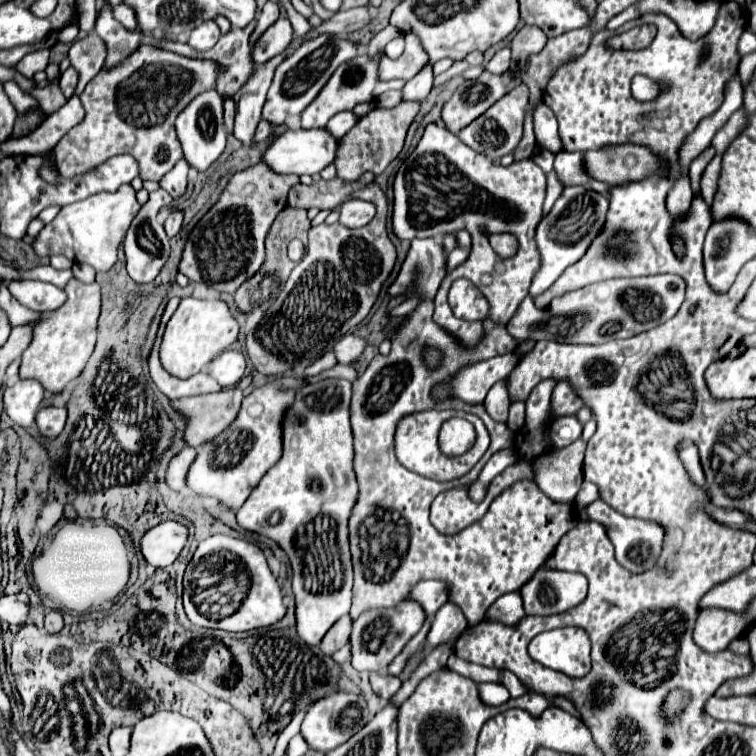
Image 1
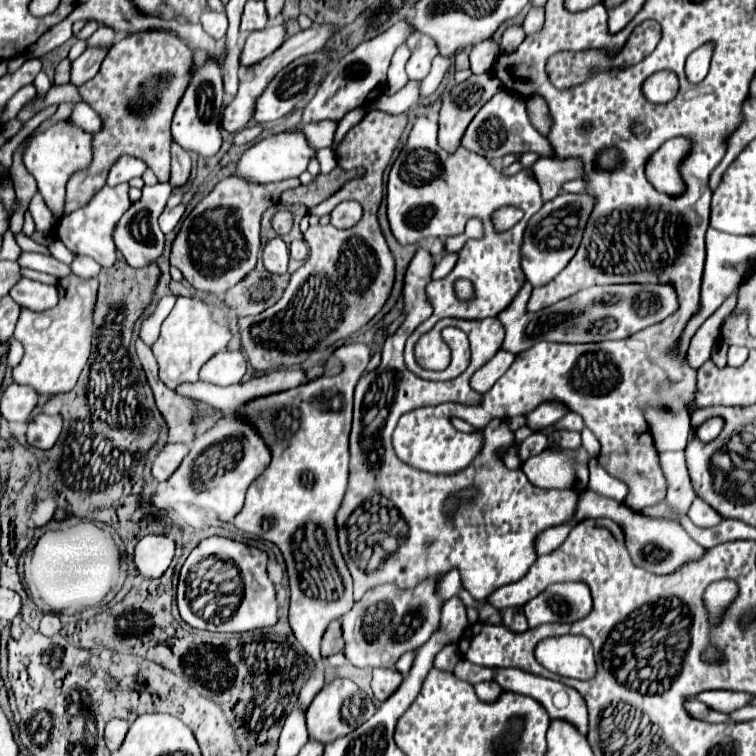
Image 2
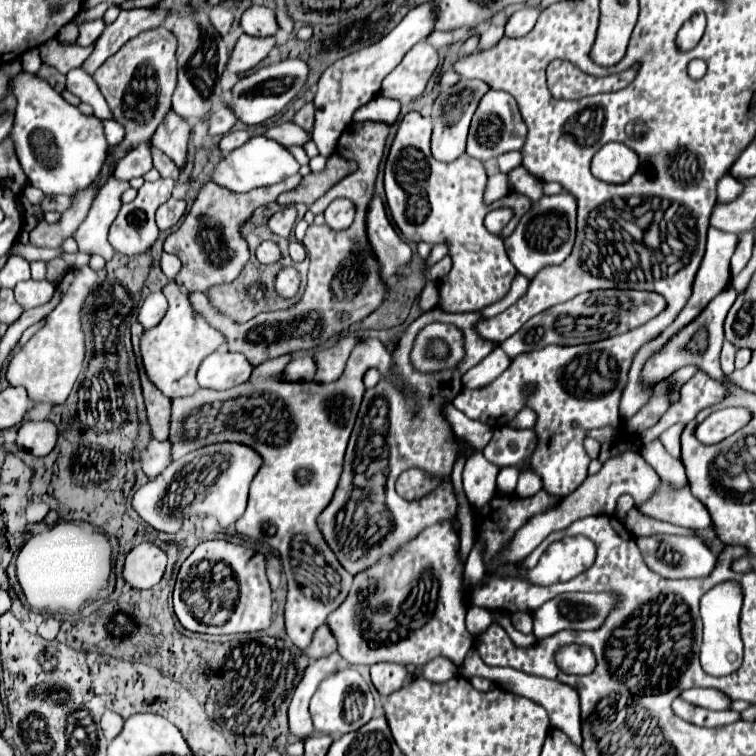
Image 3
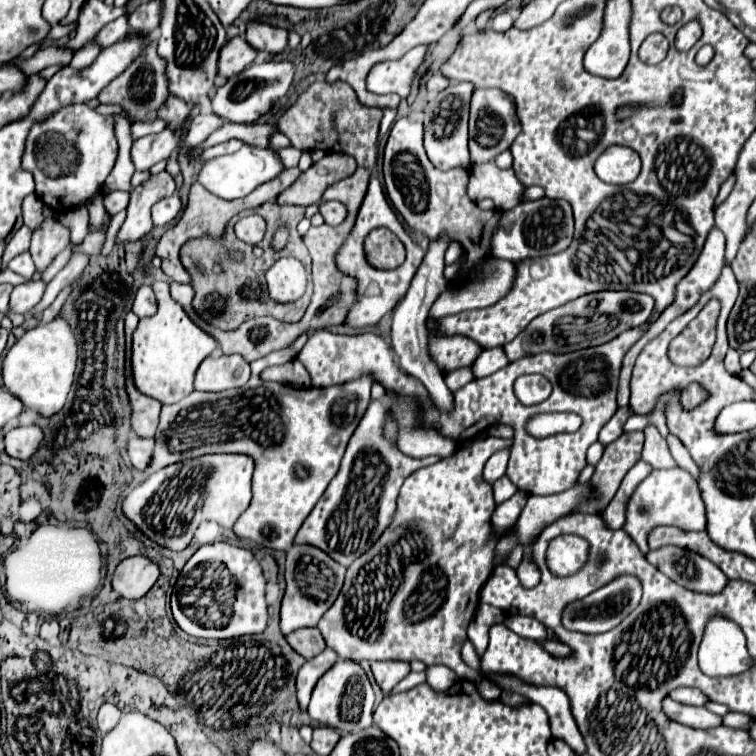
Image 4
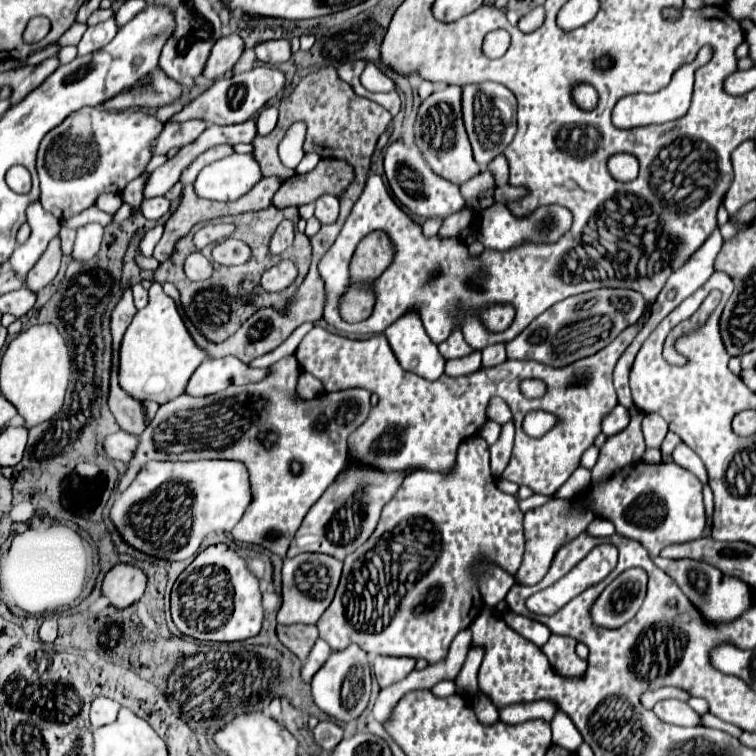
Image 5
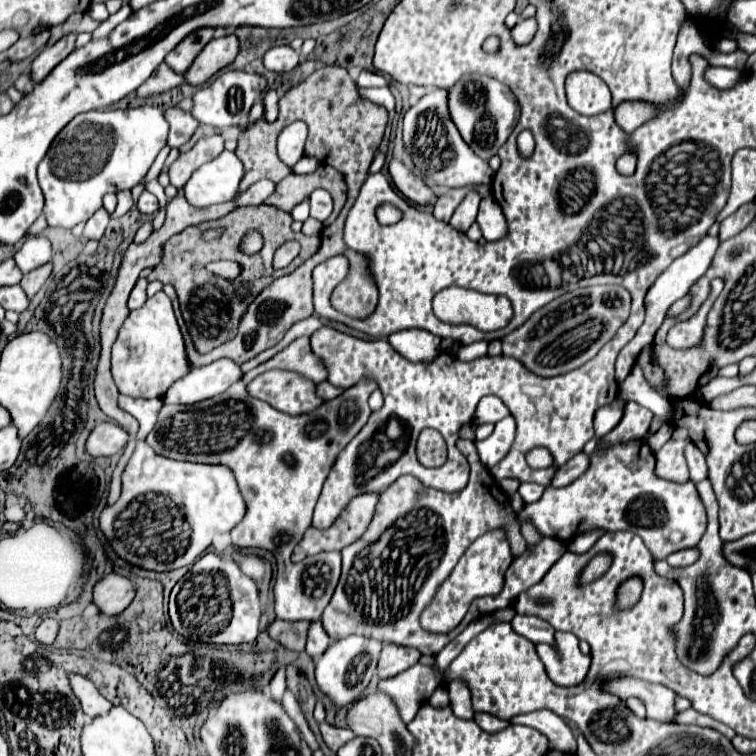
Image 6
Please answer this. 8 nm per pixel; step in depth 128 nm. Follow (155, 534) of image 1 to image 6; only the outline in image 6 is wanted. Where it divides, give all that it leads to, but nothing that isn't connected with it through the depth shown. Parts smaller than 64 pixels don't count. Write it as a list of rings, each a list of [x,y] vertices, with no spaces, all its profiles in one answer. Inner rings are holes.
[[[106,574],[94,586],[94,602],[98,604],[100,612],[116,616],[124,612],[136,596],[136,588],[130,578],[120,574]]]

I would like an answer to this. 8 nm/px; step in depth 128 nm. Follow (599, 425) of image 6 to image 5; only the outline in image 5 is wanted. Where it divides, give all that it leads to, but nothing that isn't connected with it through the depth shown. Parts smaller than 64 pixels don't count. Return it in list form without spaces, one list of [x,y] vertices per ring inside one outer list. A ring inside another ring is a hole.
[[[618,404],[618,406],[604,418],[604,422],[602,422],[602,432],[604,432],[606,436],[618,434],[618,432],[622,432],[622,430],[628,426],[628,422],[630,422],[628,410]]]

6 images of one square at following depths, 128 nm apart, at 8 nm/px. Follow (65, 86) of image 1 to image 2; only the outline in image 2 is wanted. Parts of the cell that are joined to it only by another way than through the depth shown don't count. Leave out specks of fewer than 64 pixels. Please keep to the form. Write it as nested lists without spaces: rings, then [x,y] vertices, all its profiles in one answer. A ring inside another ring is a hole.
[[[86,48],[74,62],[72,62],[72,70],[70,70],[70,84],[74,86],[82,86],[88,78],[92,78],[104,56],[106,56],[108,50],[102,50],[102,48]]]

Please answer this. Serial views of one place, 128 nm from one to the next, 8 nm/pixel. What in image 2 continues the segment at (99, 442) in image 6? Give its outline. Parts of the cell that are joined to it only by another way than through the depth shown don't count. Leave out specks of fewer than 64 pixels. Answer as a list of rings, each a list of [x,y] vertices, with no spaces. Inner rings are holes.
[[[166,444],[164,450],[156,456],[156,460],[152,464],[152,476],[158,482],[166,482],[176,472],[176,468],[182,464],[188,450],[190,450],[190,446],[186,446],[186,444]]]

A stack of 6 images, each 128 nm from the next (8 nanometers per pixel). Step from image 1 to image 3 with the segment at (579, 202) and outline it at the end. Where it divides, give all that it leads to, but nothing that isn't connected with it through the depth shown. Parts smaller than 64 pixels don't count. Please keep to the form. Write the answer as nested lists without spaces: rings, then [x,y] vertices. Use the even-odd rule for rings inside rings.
[[[568,192],[544,196],[532,204],[532,208],[522,216],[518,230],[514,230],[514,234],[504,240],[508,256],[522,276],[532,280],[542,268],[558,266],[570,256],[576,238],[576,214],[578,214],[576,198]]]

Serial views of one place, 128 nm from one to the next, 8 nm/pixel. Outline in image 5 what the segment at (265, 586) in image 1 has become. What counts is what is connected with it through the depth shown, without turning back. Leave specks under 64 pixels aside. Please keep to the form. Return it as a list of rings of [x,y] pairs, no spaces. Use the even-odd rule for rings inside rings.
[[[212,544],[194,558],[192,568],[200,568],[200,564],[216,564],[216,568],[224,568],[224,572],[228,572],[228,584],[232,584],[232,616],[228,616],[228,620],[224,620],[224,624],[220,624],[220,628],[216,628],[216,632],[204,632],[204,628],[196,628],[196,624],[188,624],[188,620],[184,620],[184,616],[180,616],[180,620],[174,620],[176,628],[190,638],[214,640],[214,642],[236,642],[236,640],[246,640],[250,636],[256,636],[264,622],[262,592],[260,592],[260,582],[250,572],[246,560],[238,552],[228,548],[226,544]]]

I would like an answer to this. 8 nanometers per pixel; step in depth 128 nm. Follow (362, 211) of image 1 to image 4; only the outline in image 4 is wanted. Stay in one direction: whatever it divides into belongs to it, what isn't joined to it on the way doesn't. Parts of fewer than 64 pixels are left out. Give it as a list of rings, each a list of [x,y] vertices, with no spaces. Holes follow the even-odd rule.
[[[332,200],[332,202],[324,202],[324,204],[320,206],[320,214],[324,216],[324,222],[326,222],[326,224],[338,226],[338,224],[342,224],[342,222],[346,220],[348,210],[346,210],[346,206],[344,206],[342,202]]]

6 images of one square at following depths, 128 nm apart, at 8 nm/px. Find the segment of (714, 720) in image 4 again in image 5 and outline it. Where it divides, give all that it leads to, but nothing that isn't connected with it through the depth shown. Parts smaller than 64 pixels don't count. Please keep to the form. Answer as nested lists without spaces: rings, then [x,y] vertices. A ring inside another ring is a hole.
[[[662,700],[652,710],[660,720],[676,726],[700,726],[702,722],[702,716],[680,700]]]

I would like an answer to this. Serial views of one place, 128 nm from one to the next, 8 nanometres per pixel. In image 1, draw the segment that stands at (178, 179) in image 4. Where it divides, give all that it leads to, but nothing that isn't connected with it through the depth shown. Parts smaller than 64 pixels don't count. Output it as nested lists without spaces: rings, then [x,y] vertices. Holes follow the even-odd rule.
[[[140,46],[130,60],[124,64],[108,70],[98,72],[80,94],[82,106],[86,110],[86,116],[80,124],[76,124],[54,148],[54,156],[58,162],[60,174],[72,178],[80,172],[88,172],[88,168],[96,168],[104,160],[116,156],[116,154],[132,154],[140,166],[140,178],[142,180],[154,180],[158,182],[166,172],[170,172],[176,162],[184,156],[180,142],[176,140],[174,120],[176,116],[202,92],[214,90],[218,84],[218,72],[222,66],[214,60],[200,60],[200,58],[184,58],[154,46]]]

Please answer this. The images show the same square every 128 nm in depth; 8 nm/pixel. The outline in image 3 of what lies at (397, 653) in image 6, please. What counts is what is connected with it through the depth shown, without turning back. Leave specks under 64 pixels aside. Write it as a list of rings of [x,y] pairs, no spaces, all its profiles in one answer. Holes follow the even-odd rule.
[[[380,662],[370,666],[370,676],[372,676],[372,684],[378,690],[380,696],[390,696],[392,692],[400,690],[402,684],[408,678],[408,672],[404,666],[400,664],[388,664],[388,662]]]

